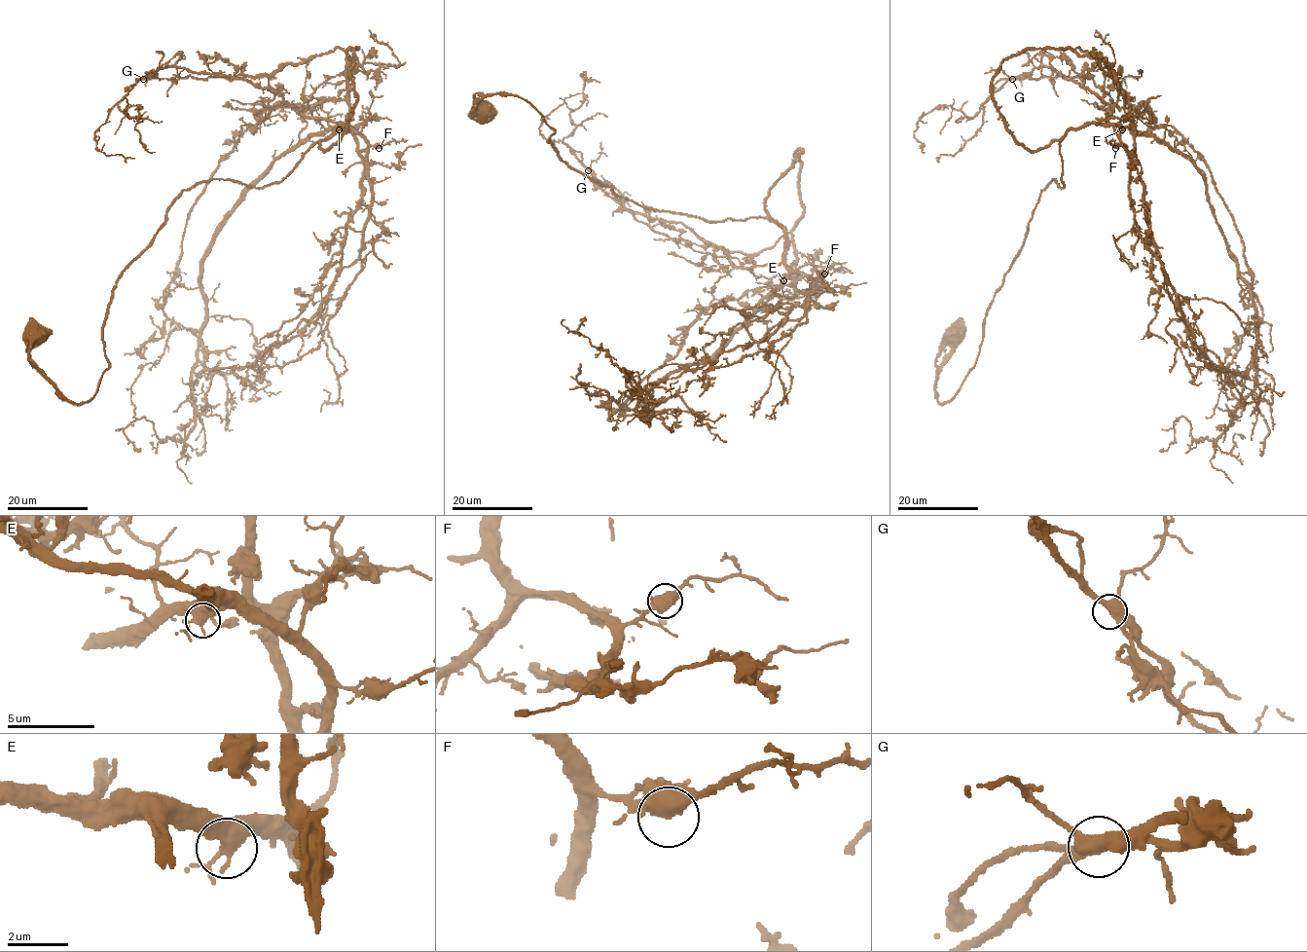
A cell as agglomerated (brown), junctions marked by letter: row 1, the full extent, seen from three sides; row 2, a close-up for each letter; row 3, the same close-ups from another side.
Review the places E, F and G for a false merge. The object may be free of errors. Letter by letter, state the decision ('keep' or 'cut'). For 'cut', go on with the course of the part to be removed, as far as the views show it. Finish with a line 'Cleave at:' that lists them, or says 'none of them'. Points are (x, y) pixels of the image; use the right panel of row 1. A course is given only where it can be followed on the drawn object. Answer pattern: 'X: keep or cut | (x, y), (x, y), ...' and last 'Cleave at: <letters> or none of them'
E: keep
F: keep
G: keep
Cleave at: none of them

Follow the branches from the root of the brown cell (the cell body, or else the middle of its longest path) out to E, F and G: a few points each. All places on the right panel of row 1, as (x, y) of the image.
E: (954, 335), (941, 403), (975, 363), (1040, 192), (1053, 179), (1063, 187), (1060, 140), (1090, 124), (1122, 129)
F: (954, 335), (941, 403), (975, 363), (1040, 192), (1053, 179), (1063, 187), (1060, 140), (1109, 124), (1115, 148)
G: (954, 335), (941, 403), (975, 363), (1040, 192), (1063, 187), (1060, 140), (1109, 117), (1053, 68), (1012, 78)

